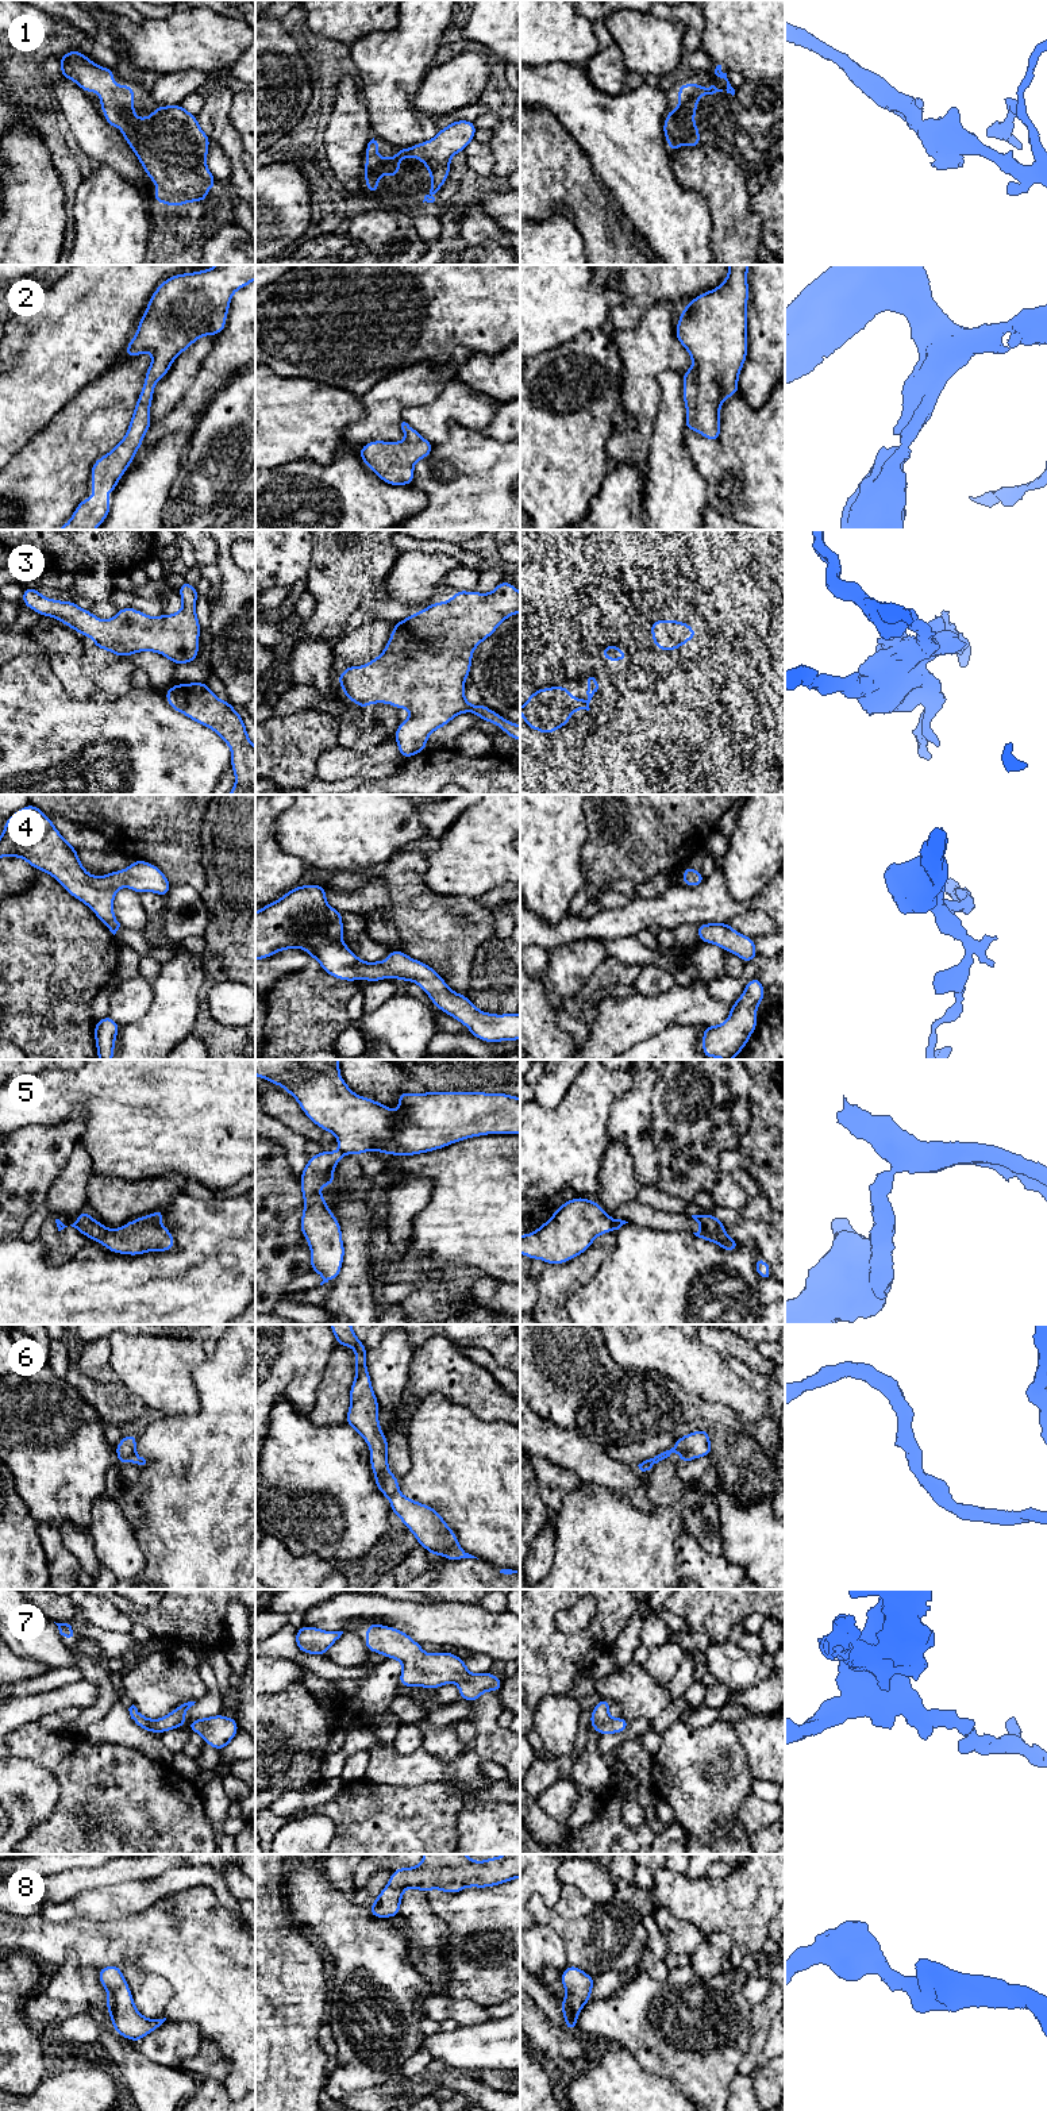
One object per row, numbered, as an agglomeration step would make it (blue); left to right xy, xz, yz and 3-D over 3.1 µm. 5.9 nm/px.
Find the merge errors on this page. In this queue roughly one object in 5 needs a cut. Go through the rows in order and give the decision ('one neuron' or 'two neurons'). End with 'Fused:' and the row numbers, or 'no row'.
1: one neuron
2: one neuron
3: one neuron
4: one neuron
5: two neurons
6: one neuron
7: one neuron
8: one neuron
Fused: 5

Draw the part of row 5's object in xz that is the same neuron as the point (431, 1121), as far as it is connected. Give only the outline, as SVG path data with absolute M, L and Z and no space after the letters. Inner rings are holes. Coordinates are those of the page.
M255 1060L255 1076L281 1085L320 1128L336 1135L343 1154L382 1151L392 1156L430 1153L471 1137L520 1134L520 1097L486 1092L401 1092L400 1112L354 1093L339 1077L338 1060Z

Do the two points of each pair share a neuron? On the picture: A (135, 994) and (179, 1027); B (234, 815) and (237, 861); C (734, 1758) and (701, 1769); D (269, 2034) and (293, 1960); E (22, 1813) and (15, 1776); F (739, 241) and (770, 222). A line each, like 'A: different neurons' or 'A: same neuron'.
A: different neurons
B: same neuron
C: same neuron
D: same neuron
E: same neuron
F: different neurons

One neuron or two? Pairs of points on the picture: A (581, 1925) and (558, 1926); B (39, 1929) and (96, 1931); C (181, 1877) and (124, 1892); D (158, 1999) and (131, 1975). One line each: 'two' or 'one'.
A: one
B: one
C: one
D: one

